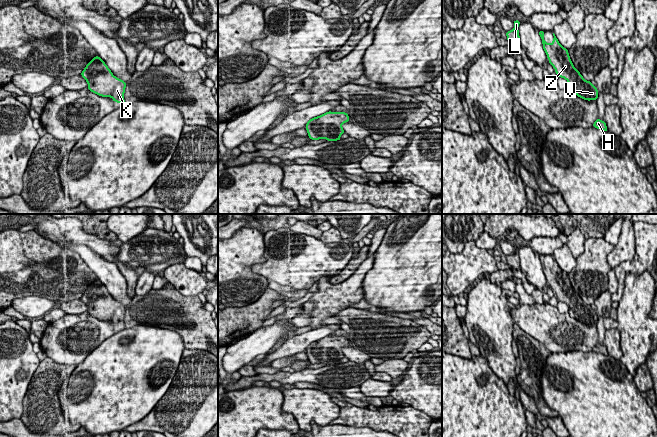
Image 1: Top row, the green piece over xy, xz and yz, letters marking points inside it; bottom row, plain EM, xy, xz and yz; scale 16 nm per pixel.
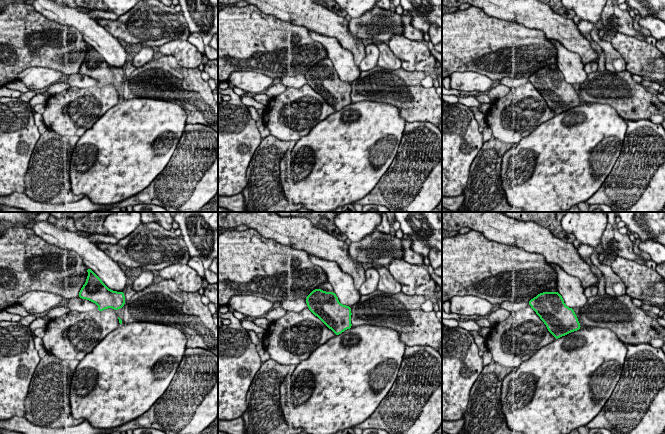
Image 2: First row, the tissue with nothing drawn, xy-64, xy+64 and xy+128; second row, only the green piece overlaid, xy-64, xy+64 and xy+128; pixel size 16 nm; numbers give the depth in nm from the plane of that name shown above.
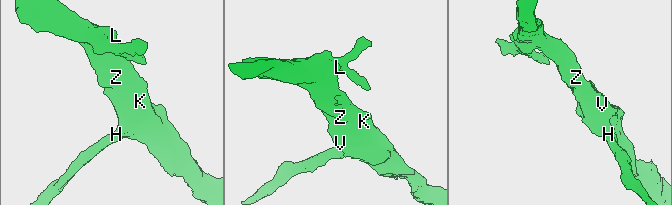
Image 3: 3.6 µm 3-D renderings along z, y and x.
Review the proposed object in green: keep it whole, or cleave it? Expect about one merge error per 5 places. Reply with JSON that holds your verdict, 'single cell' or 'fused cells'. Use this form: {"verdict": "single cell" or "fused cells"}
{"verdict": "single cell"}

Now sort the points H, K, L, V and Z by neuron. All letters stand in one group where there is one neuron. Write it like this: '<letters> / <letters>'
H K L V Z

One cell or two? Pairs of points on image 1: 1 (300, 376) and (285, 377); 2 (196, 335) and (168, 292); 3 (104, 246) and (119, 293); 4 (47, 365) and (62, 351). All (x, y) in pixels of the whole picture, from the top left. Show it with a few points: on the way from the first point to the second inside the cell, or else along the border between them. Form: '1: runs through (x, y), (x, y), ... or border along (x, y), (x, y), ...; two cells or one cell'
1: runs through (296, 376), (289, 377); one cell
2: runs through (197, 324), (182, 309), (179, 303); one cell
3: border along (89, 248), (104, 259), (112, 261), (125, 278); two cells
4: border along (47, 356), (59, 363), (76, 365); two cells

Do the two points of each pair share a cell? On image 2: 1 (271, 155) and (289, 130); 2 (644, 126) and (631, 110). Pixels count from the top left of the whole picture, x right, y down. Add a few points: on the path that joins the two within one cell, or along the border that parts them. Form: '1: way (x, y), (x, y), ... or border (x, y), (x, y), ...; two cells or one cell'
1: border (270, 134), (282, 140), (296, 141); two cells
2: border (648, 119), (627, 121); two cells

